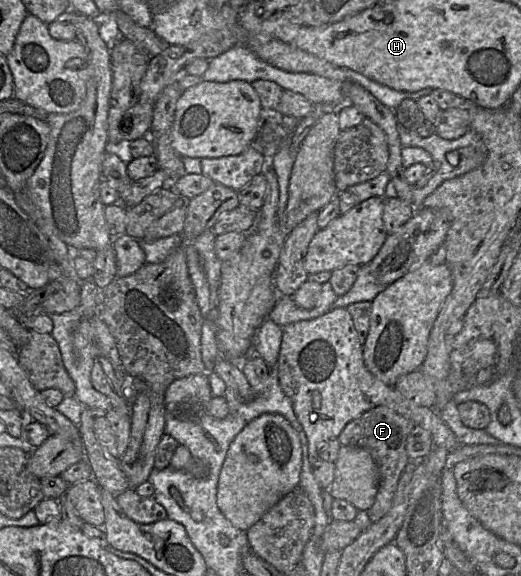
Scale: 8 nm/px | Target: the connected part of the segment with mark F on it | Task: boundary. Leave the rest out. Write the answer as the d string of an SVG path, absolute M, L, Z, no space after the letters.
M380 405L348 422L337 437L342 446L367 449L375 460L379 472L379 485L374 504L367 510L372 523L380 520L391 509L400 476L410 460L406 450L406 442L415 426L413 421L387 406Z

